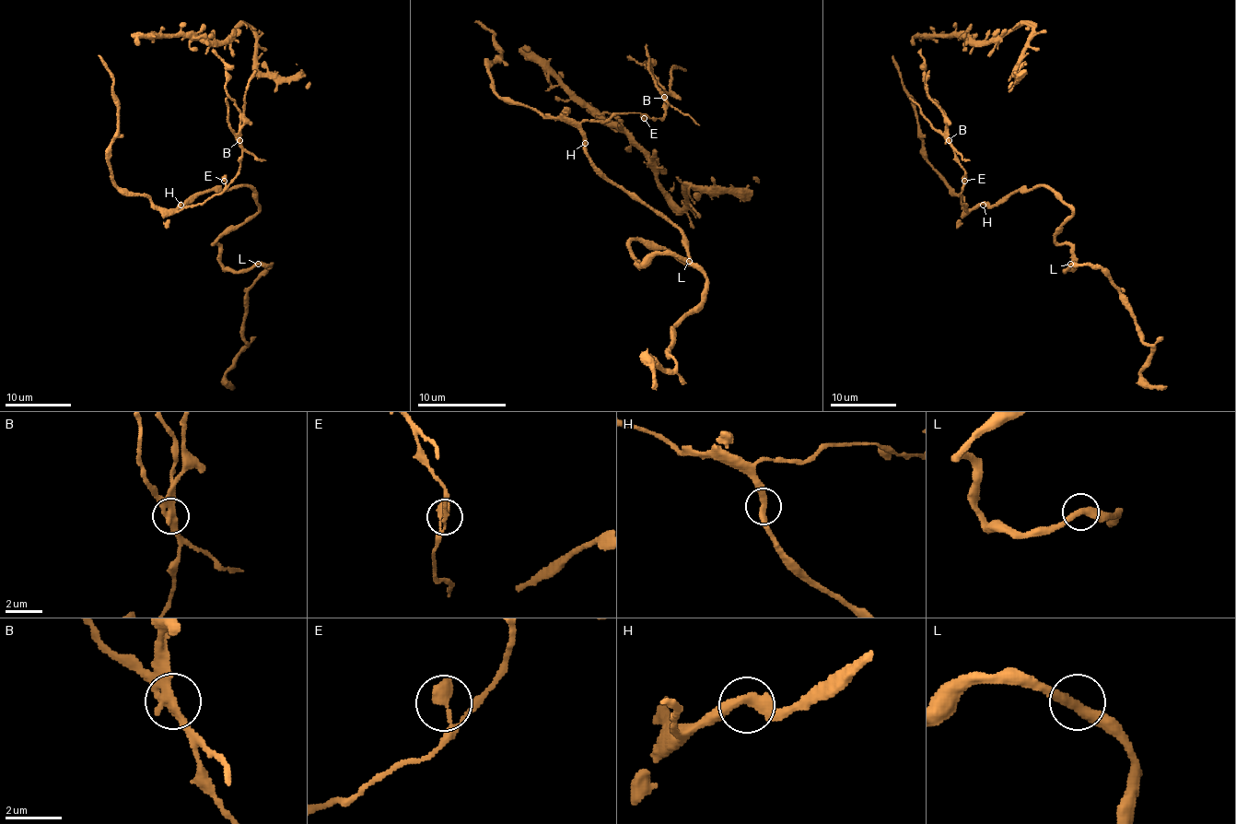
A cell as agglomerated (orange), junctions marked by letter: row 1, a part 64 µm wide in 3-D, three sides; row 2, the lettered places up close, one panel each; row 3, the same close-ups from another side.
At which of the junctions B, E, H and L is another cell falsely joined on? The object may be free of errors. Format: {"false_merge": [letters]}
{"false_merge": ["B"]}

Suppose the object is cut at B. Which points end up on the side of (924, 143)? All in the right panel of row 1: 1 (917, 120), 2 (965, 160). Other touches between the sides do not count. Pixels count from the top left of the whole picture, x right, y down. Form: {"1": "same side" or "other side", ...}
{"1": "same side", "2": "other side"}

